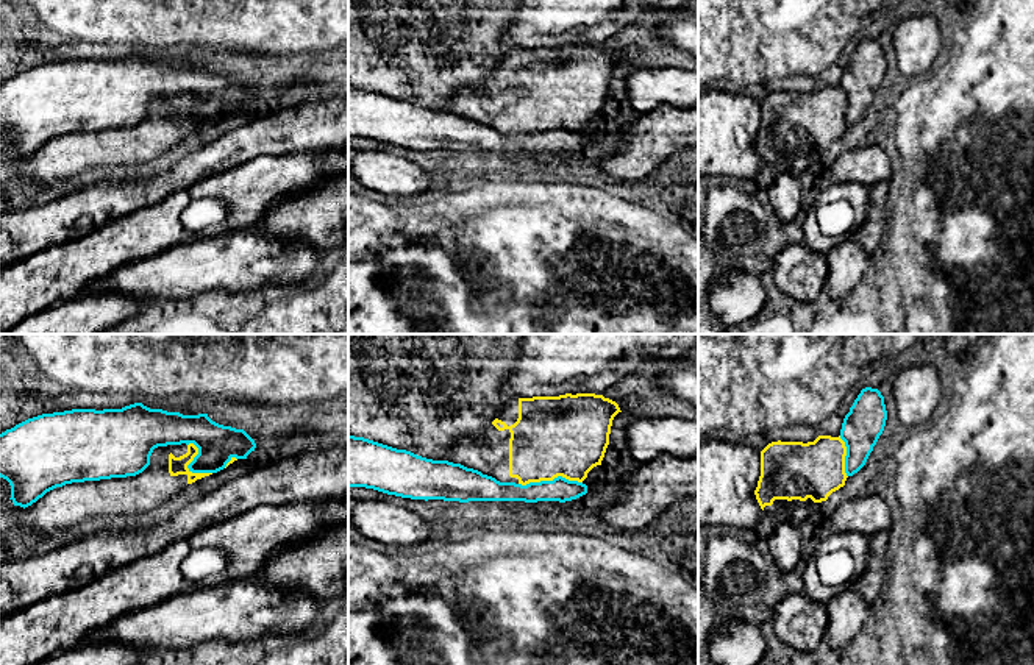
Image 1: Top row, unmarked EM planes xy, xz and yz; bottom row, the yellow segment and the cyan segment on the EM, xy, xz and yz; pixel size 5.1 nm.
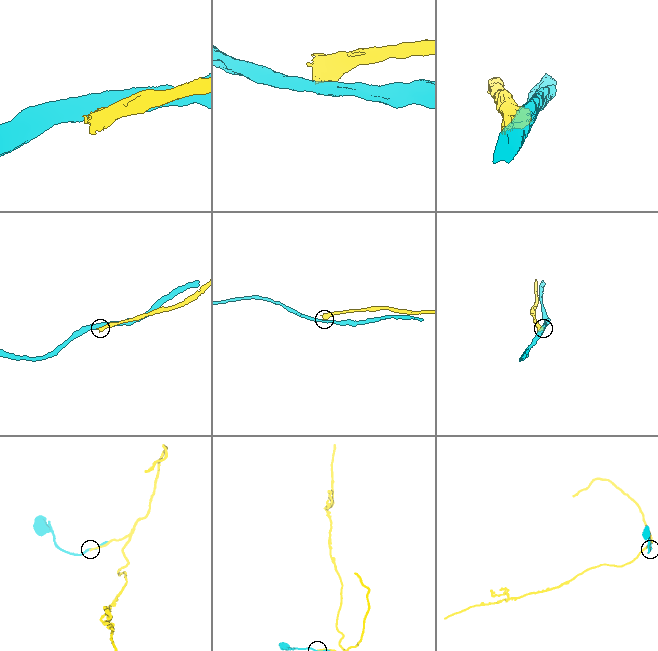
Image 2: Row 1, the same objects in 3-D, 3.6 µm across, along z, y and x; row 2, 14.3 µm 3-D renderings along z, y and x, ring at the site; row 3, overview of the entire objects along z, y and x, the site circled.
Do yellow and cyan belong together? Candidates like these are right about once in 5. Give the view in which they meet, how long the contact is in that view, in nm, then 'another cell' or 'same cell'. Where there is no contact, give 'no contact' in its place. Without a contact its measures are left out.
xz | 320 nm | another cell

